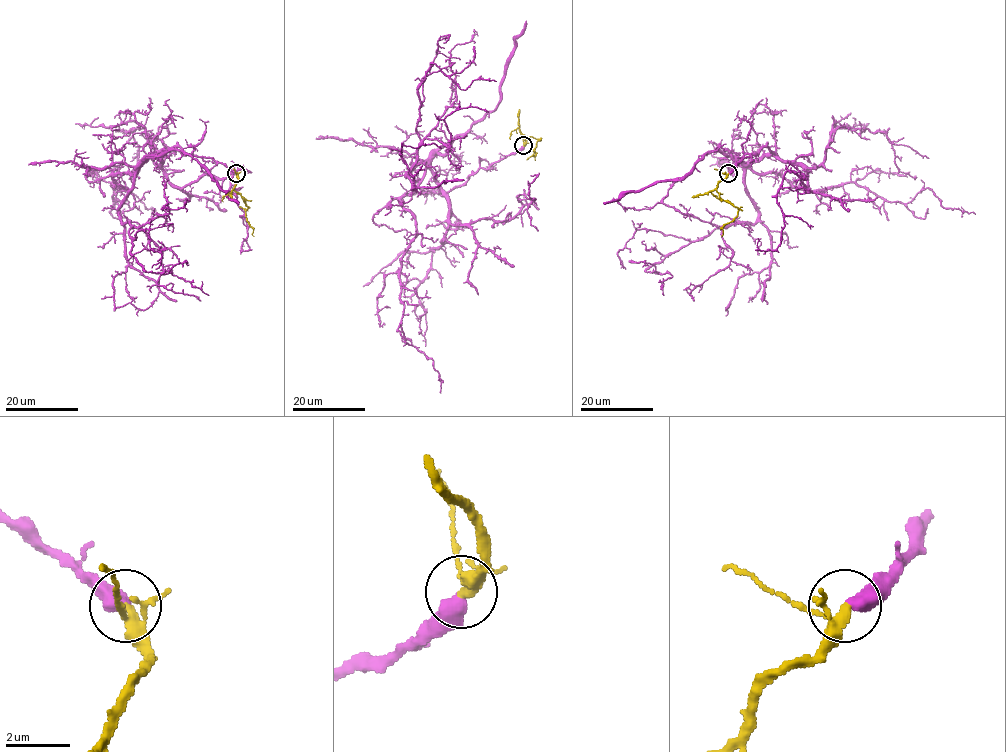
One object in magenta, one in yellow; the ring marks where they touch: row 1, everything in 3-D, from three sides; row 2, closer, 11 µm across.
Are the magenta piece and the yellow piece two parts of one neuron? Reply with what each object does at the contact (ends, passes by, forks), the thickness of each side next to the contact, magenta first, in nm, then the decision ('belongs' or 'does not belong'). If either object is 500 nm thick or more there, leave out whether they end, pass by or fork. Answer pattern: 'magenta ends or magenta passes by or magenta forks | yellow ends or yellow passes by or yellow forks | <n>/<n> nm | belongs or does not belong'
550/200 nm | belongs

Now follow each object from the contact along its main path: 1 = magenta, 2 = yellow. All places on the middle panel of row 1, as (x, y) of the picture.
1: (524, 145), (446, 191), (426, 168), (401, 199), (416, 238), (400, 268), (403, 335), (432, 358), (440, 393)
2: (524, 145), (522, 134), (531, 140), (534, 156), (541, 139)

